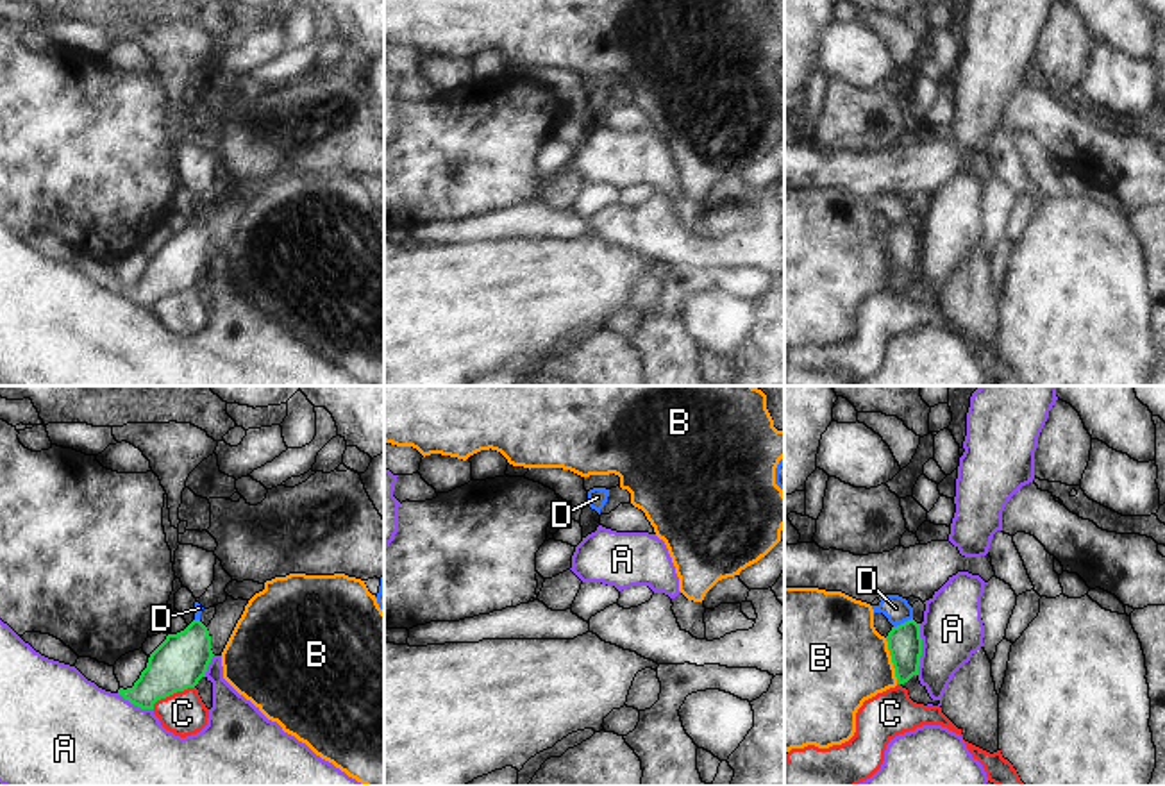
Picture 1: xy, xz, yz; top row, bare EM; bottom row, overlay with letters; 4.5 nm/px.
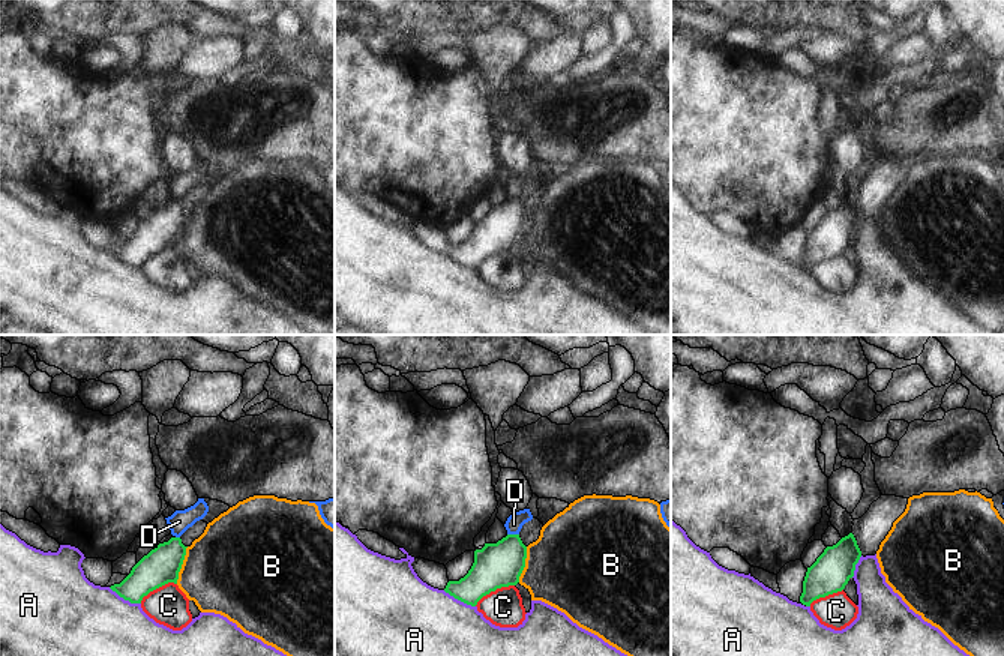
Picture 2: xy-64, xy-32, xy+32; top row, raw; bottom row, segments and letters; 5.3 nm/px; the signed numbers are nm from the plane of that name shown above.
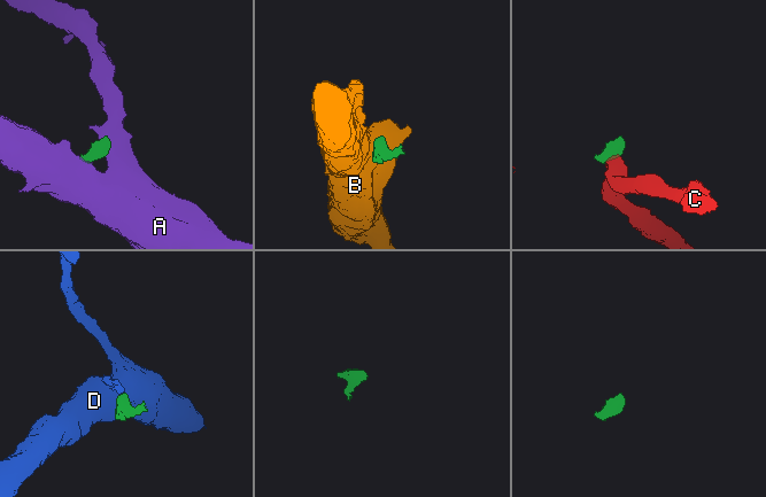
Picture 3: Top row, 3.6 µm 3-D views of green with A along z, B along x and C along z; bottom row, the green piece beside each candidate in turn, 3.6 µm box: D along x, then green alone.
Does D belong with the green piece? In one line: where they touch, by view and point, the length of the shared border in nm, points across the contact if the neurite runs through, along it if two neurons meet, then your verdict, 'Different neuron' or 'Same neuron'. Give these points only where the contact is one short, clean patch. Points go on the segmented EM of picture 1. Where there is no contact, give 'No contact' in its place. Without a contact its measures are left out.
Touches green at yz (905, 622). Shared border 100 nm. Boundary: yz (912, 617), (894, 627). Different neuron.

